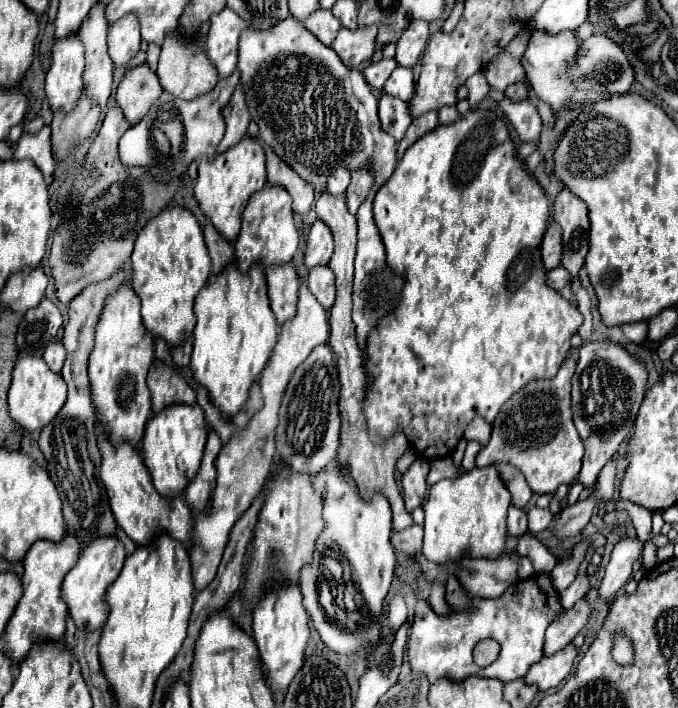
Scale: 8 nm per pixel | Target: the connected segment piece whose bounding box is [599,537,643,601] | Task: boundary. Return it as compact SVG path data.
M625 537L615 545L611 559L605 567L605 577L599 587L599 593L603 599L611 601L615 593L629 581L633 573L633 563L639 559L641 551L643 551L643 541L639 537L633 537L633 539Z

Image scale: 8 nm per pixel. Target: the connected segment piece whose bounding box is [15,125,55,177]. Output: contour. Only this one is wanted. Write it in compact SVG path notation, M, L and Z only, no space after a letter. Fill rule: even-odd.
M45 125L39 133L29 135L23 133L17 149L15 149L15 159L31 159L43 175L53 175L55 171L55 155L51 147L51 127Z

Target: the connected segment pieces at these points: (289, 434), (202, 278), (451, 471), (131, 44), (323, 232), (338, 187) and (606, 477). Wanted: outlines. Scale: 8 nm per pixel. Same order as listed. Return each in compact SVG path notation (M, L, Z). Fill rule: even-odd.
M319 345L291 375L291 383L287 385L287 391L283 395L283 407L279 407L279 427L275 429L275 453L281 461L285 461L289 469L313 475L321 471L327 463L331 463L331 459L335 459L341 429L337 403L339 403L339 375L335 367L335 357L327 345Z
M167 207L149 219L135 239L131 267L131 285L141 299L145 329L157 337L163 337L169 347L183 343L195 327L195 295L211 275L211 259L195 215L185 207Z
M449 457L447 459L439 459L439 461L435 461L431 465L431 471L427 475L427 485L431 487L431 485L435 485L437 481L441 481L445 477L457 477L457 469L453 465L453 459L449 459Z
M125 15L115 21L109 29L109 55L115 65L127 65L131 57L137 55L141 45L139 19L135 15Z
M317 219L309 231L309 239L307 239L307 247L305 247L305 265L311 269L315 265L329 263L331 255L333 255L331 229L321 219Z
M337 167L337 169L331 173L329 181L327 181L327 189L329 189L331 193L335 193L335 195L345 193L345 189L347 189L347 185L349 185L349 177L351 177L349 167Z
M609 461L603 471L599 473L599 493L603 499L613 501L615 499L615 461Z

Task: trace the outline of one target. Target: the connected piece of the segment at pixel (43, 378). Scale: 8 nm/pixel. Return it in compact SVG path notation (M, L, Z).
M21 357L13 371L13 383L9 389L9 413L25 429L43 429L65 405L67 385L59 373L53 373L41 357Z

